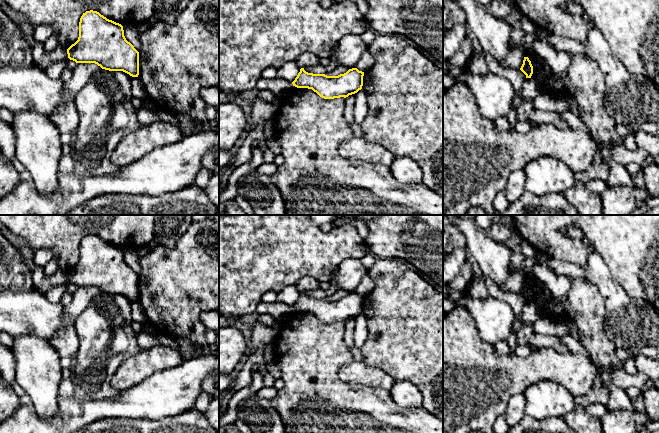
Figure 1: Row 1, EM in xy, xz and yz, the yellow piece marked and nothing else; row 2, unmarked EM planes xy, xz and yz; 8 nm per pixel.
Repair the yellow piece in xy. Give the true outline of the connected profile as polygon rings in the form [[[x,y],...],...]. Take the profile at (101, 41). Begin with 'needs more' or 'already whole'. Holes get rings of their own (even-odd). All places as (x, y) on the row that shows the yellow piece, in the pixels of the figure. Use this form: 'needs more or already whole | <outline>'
already whole | [[[97,11],[83,13],[78,40],[67,54],[76,63],[95,63],[105,70],[139,75],[139,52],[126,40],[123,26]]]

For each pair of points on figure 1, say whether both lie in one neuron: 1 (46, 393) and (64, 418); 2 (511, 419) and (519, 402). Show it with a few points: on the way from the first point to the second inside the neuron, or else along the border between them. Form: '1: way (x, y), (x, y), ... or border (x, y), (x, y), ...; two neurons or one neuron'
1: border (60, 396), (50, 419), (36, 414); two neurons
2: way (513, 415), (516, 406); one neuron

